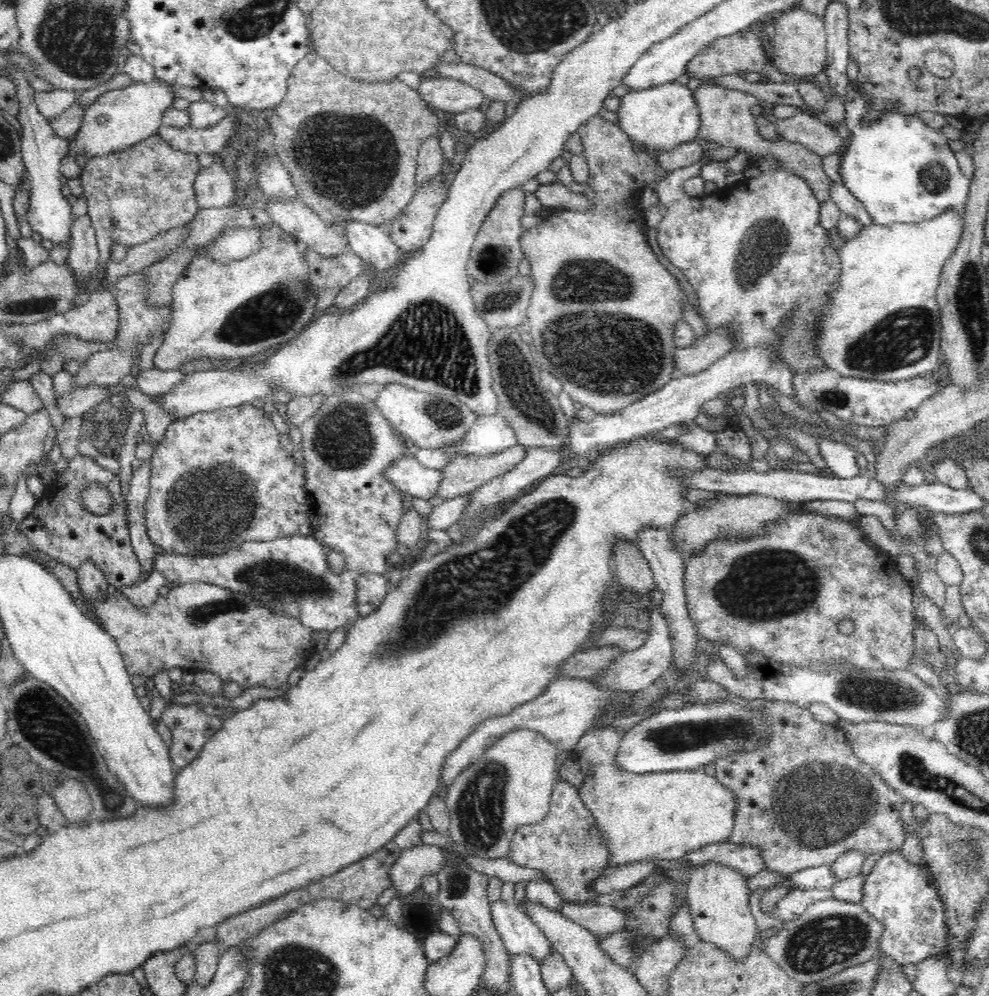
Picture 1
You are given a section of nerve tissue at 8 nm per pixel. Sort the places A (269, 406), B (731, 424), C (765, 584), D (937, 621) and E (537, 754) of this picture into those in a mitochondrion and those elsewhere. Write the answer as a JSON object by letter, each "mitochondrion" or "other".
{"A":"other","B":"other","C":"mitochondrion","D":"other","E":"other"}

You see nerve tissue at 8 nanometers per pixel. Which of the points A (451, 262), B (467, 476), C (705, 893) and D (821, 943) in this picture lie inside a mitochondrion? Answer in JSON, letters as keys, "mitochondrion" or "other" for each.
{"A":"other","B":"other","C":"other","D":"mitochondrion"}

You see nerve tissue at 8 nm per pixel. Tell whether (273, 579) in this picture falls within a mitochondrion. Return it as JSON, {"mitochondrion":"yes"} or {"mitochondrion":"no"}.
{"mitochondrion":"yes"}

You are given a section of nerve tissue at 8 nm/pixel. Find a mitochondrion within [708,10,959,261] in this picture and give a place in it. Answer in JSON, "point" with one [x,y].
{"point":[935,179]}

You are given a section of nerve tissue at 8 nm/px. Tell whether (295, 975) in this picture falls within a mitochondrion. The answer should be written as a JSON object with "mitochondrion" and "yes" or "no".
{"mitochondrion":"yes"}

